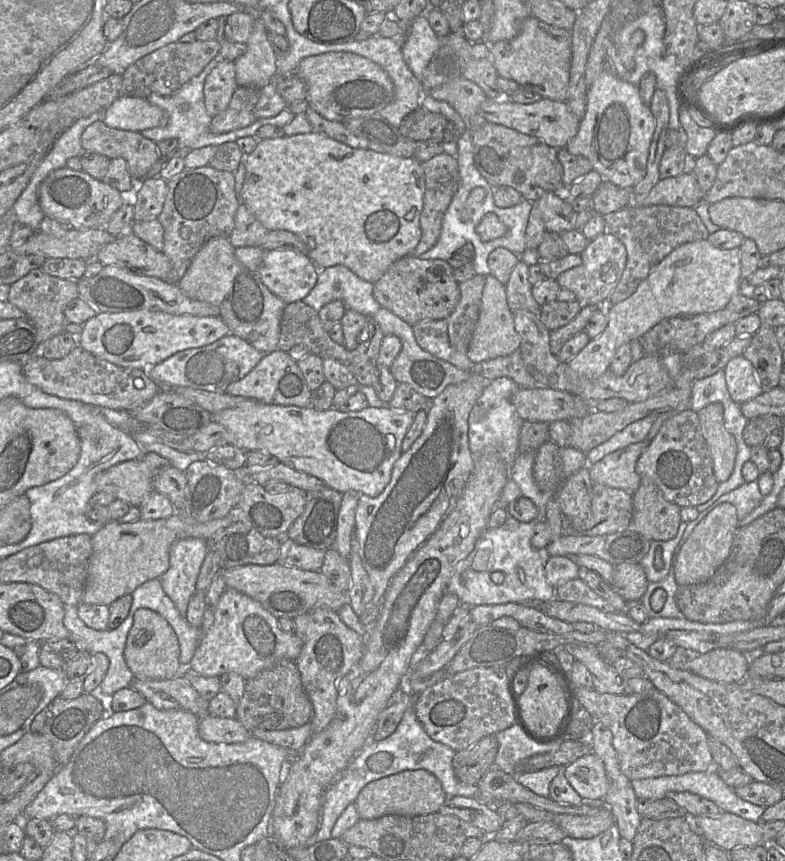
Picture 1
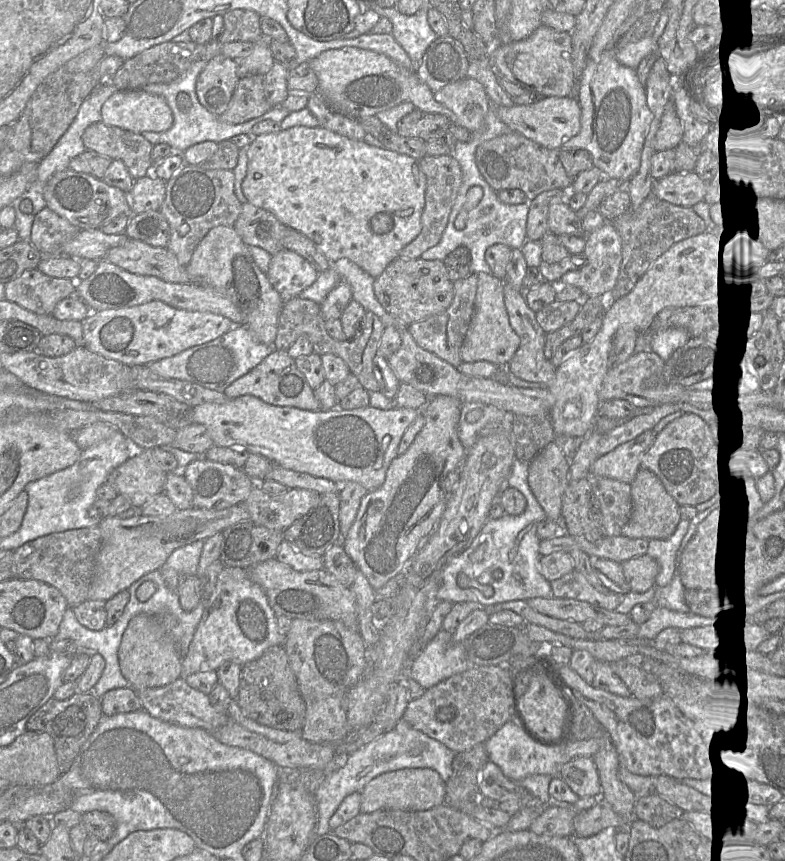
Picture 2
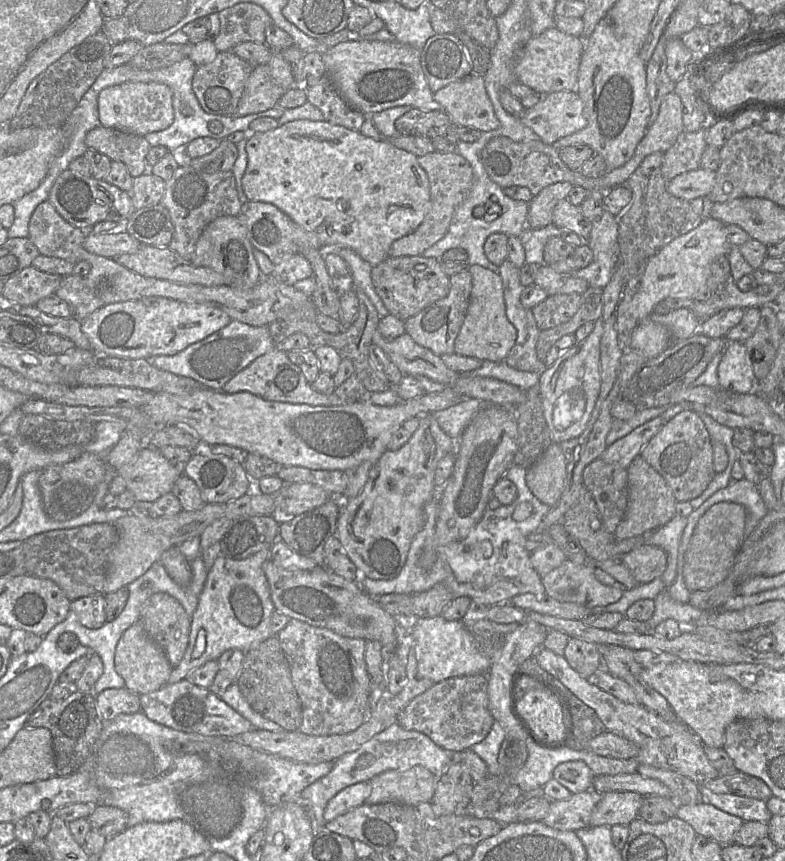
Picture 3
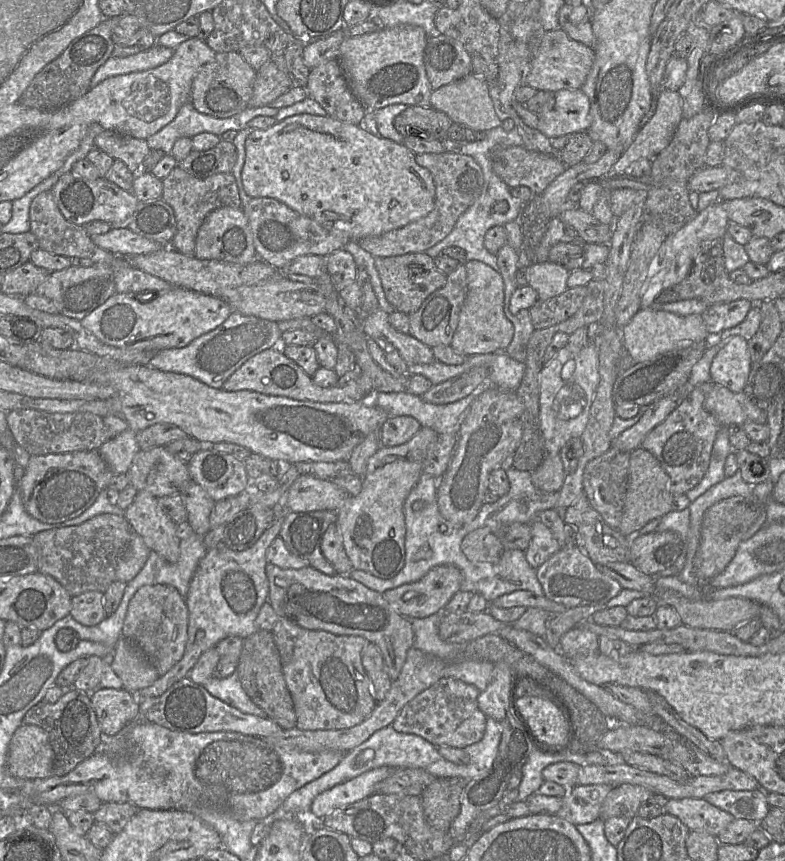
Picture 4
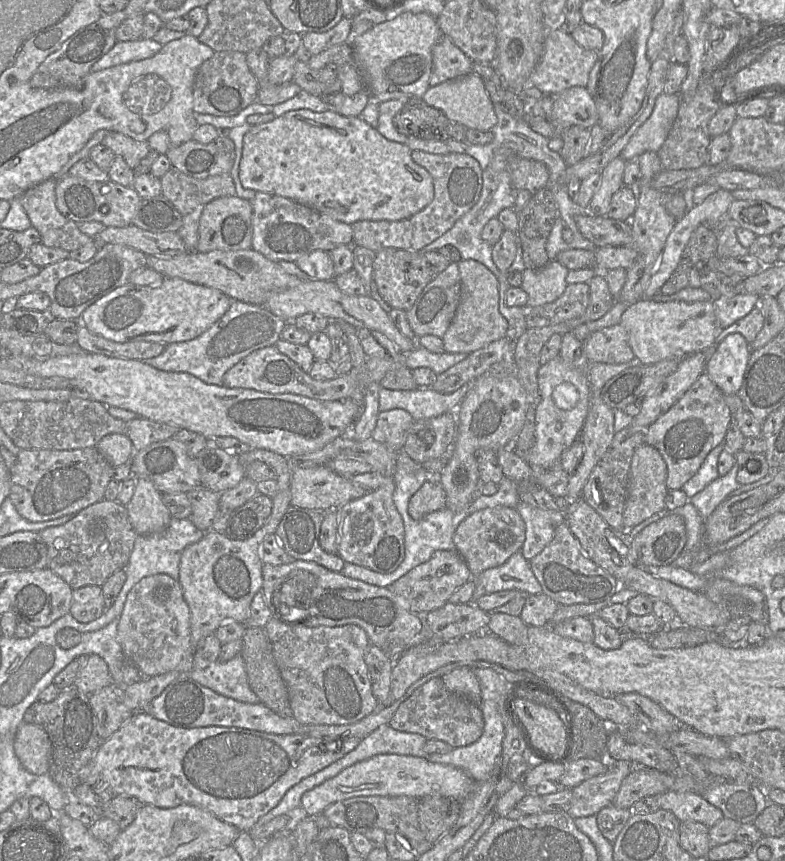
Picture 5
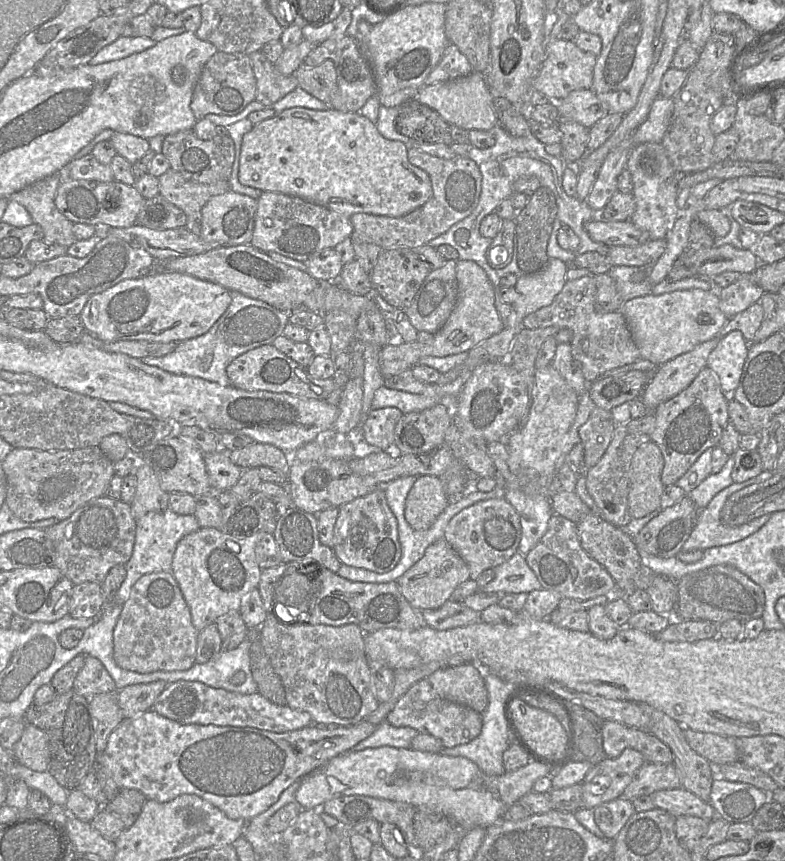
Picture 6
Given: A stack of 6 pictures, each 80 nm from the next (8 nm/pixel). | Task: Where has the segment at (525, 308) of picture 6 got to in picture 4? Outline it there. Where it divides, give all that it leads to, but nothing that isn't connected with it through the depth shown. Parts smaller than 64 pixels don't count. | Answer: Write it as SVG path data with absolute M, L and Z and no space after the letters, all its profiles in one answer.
M550 261L533 262L526 268L528 286L538 294L538 300L548 300L567 290L570 271L562 264Z

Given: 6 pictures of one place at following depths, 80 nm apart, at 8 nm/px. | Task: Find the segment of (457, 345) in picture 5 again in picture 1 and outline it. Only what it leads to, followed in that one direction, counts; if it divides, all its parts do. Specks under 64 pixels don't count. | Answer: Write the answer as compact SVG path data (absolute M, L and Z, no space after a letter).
M488 275L481 297L479 317L468 348L468 358L473 363L494 359L519 351L520 337L514 328L513 312L510 310L505 285Z

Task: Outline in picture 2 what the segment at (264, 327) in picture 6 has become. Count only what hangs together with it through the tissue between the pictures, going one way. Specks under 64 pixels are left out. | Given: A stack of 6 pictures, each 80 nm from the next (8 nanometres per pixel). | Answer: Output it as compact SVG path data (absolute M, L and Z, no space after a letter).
M236 324L228 332L210 342L160 359L151 363L149 367L153 373L163 378L185 380L224 393L232 382L248 373L274 350L273 345L259 342L244 324Z

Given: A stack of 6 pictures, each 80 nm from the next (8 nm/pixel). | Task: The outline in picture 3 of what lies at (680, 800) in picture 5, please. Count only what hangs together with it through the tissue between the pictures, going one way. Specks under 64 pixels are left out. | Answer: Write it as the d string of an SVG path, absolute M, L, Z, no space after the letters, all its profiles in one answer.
M707 802L679 805L676 816L692 826L696 834L713 839L721 845L734 844L734 836L743 820Z

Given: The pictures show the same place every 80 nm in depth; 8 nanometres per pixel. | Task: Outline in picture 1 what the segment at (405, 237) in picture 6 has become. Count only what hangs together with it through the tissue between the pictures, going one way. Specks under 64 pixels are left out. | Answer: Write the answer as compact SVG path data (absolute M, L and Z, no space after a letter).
M442 153L422 162L421 167L425 174L425 191L423 209L420 215L421 238L412 256L419 257L431 249L440 236L442 219L458 186L458 163L455 157Z

